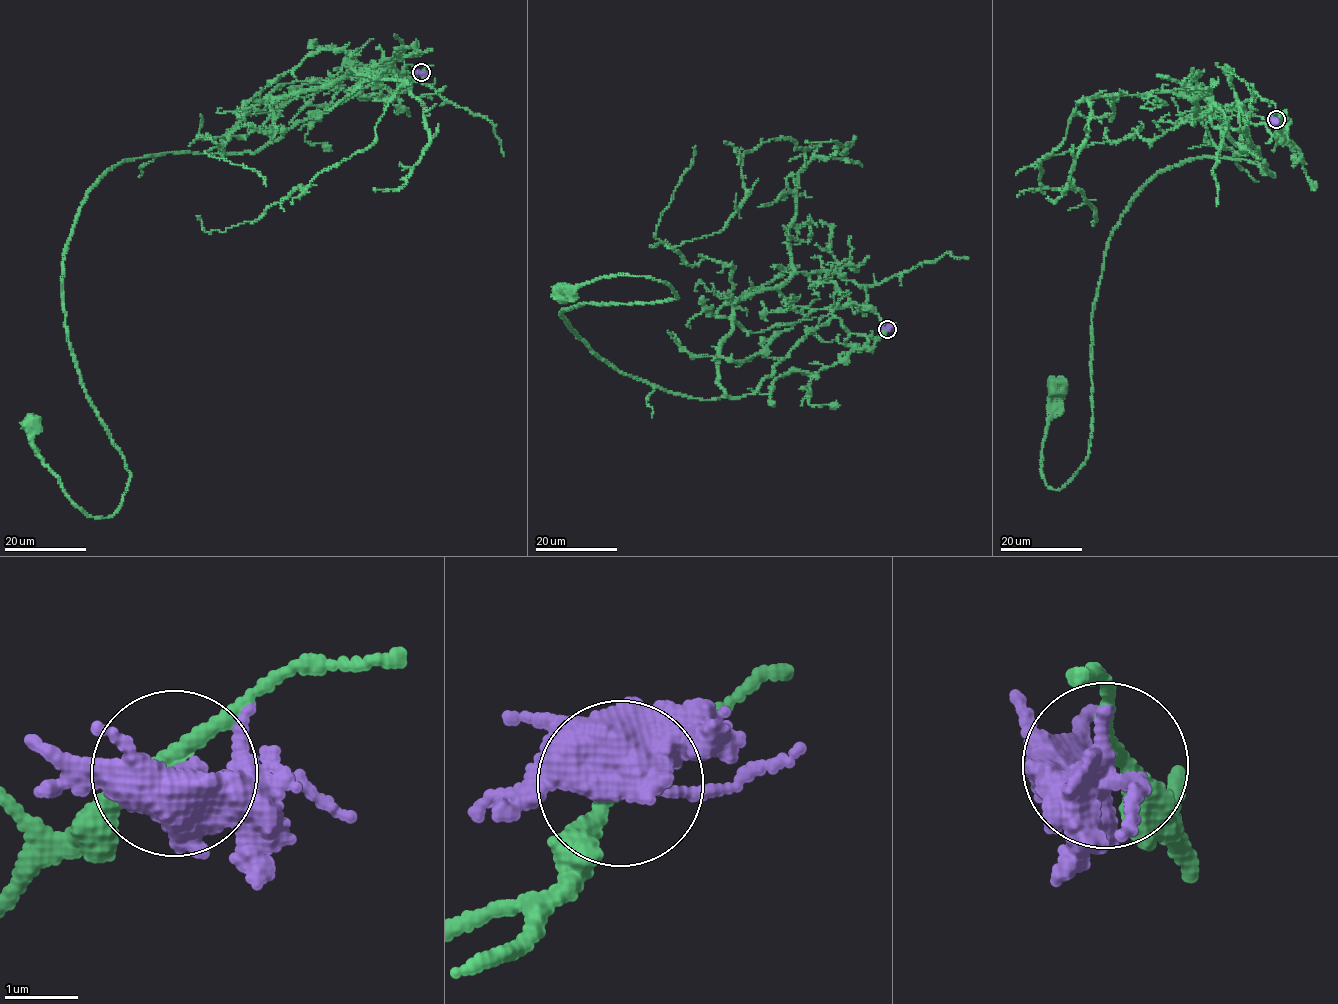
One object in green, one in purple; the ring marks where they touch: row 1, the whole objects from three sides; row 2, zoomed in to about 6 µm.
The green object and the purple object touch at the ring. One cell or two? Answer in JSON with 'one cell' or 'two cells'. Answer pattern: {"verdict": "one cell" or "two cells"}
{"verdict": "two cells"}

